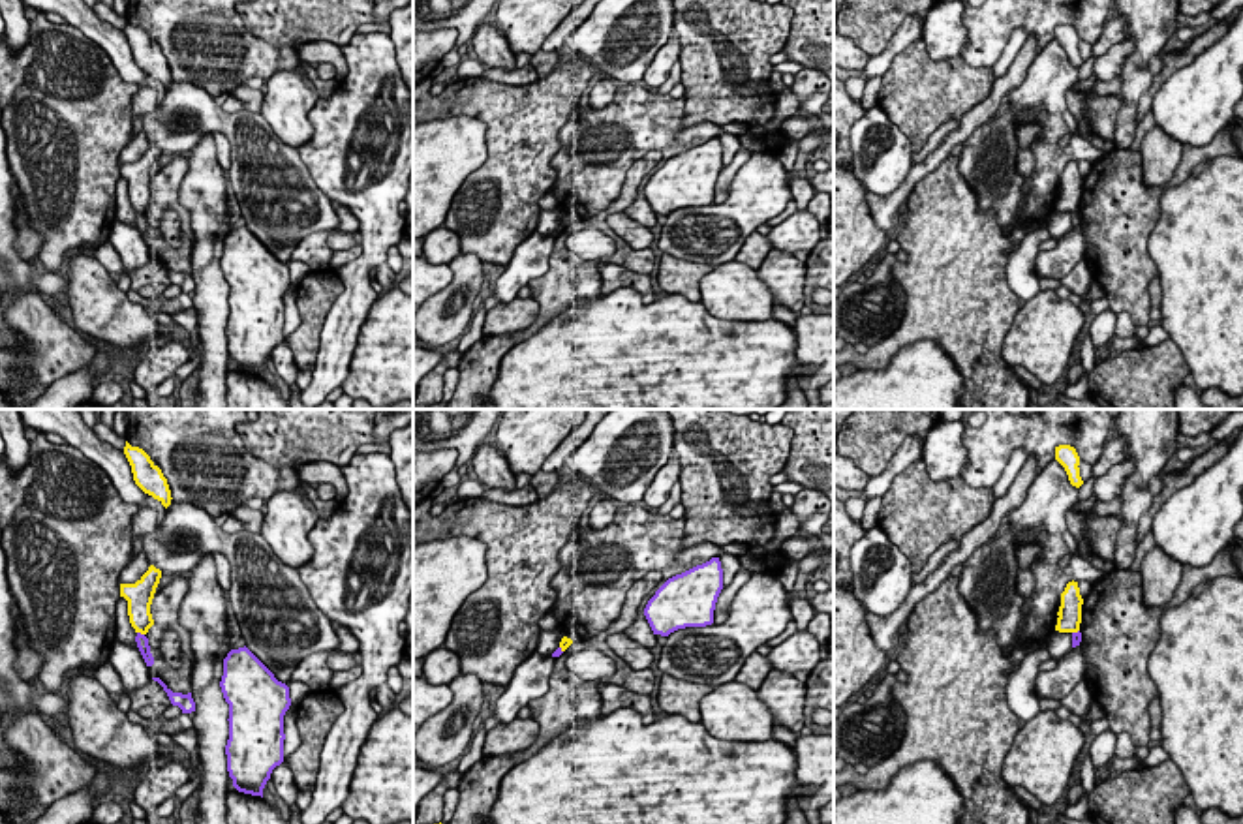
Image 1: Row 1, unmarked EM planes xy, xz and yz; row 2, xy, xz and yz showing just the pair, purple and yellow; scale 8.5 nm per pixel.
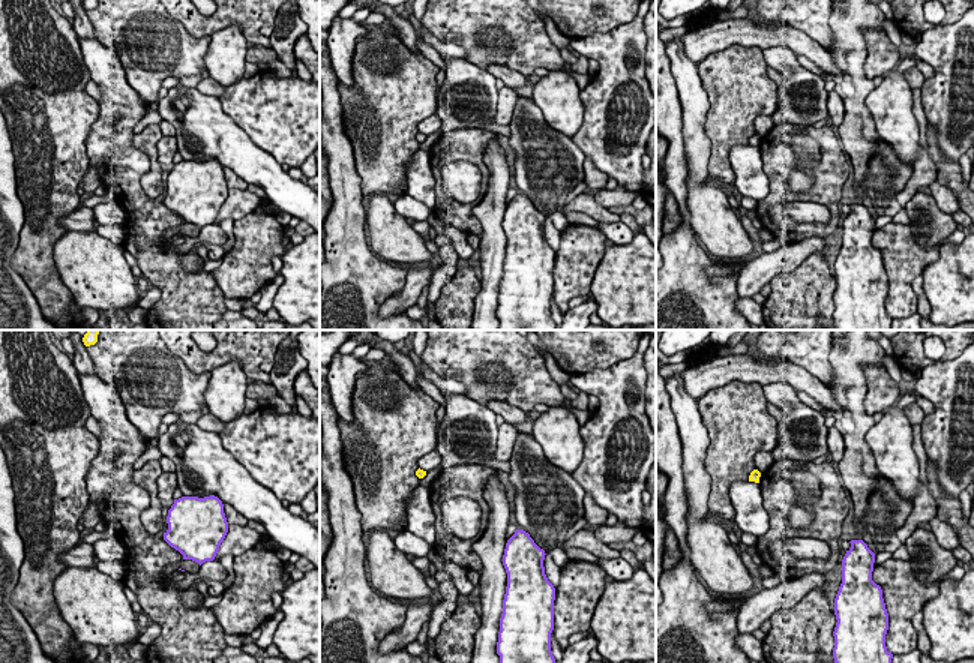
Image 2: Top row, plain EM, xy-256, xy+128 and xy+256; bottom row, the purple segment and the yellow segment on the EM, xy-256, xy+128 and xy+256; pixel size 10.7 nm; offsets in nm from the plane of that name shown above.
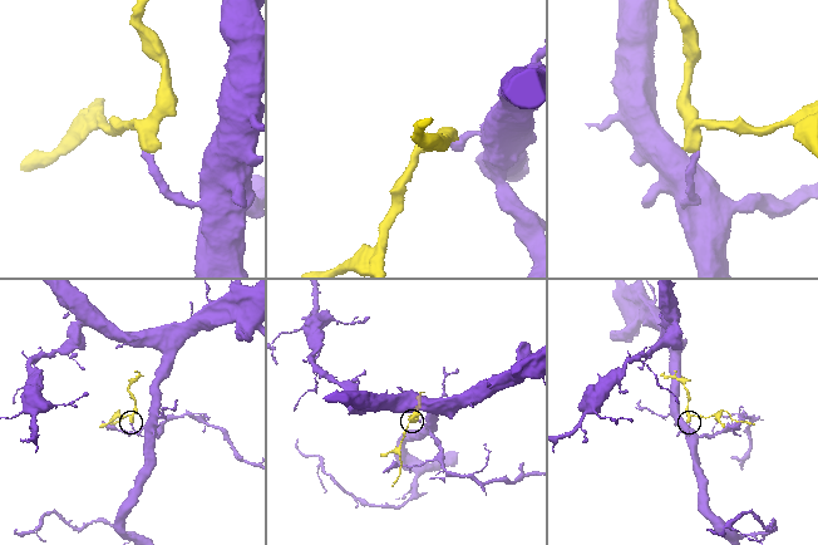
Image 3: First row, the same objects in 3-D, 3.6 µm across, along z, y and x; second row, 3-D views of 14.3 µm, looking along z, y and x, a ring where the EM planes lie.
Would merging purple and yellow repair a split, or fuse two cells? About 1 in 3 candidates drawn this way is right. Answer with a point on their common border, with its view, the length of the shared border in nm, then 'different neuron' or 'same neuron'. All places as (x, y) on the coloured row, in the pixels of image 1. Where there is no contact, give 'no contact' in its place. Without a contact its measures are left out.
xy (139, 633) | 70 nm | different neuron

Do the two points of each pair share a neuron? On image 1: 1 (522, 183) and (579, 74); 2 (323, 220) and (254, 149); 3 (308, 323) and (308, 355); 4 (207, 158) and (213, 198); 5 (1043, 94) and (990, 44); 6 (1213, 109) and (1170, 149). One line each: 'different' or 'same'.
1: same
2: same
3: same
4: same
5: different
6: different

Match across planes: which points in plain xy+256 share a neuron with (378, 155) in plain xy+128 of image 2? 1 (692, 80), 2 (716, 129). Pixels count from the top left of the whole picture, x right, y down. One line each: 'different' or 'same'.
1: different
2: same

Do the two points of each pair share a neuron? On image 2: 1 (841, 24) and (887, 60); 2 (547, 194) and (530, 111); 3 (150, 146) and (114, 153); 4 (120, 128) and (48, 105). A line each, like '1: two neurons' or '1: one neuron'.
1: two neurons
2: one neuron
3: two neurons
4: two neurons

